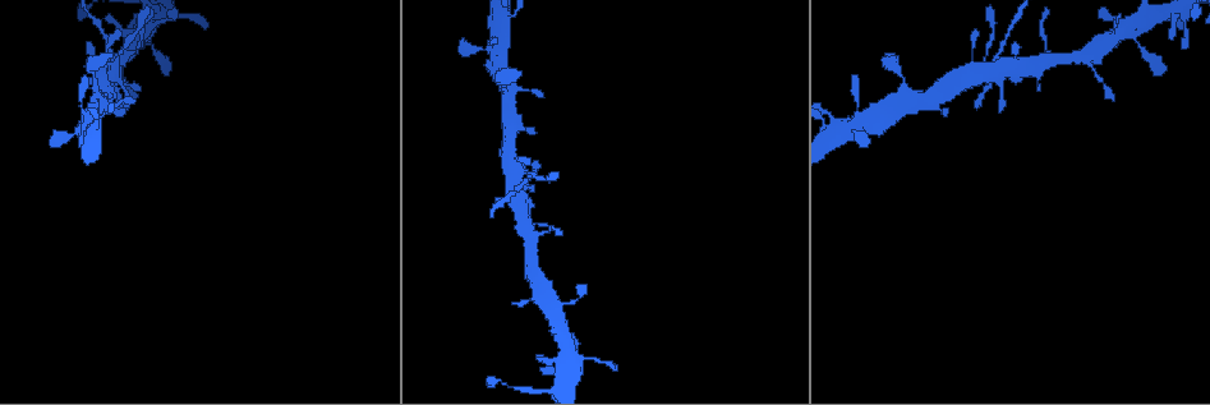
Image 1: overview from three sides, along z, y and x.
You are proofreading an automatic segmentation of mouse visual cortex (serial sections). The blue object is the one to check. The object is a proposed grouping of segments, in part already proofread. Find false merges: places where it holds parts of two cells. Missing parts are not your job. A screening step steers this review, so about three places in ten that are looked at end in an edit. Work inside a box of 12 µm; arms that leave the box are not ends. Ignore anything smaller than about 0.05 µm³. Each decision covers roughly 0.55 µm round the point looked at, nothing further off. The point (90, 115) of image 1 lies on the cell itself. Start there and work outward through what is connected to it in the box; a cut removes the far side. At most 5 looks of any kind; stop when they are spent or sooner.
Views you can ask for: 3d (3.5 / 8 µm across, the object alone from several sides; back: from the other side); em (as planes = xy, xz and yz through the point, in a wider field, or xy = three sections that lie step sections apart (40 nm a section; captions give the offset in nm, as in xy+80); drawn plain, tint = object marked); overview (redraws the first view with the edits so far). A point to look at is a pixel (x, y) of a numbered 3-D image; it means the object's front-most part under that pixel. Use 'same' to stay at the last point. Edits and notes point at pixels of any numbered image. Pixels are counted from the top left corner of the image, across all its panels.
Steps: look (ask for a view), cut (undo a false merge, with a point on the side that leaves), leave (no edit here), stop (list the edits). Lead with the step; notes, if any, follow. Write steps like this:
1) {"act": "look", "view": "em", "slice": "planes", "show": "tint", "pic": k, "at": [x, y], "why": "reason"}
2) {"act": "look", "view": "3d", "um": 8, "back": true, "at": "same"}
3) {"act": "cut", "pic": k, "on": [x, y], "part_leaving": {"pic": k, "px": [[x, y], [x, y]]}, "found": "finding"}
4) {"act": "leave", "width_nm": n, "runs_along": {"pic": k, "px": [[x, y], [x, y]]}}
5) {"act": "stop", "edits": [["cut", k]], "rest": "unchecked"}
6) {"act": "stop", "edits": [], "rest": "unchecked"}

{"act": "look", "view": "em", "slice": "planes", "show": "tint", "pic": 1, "at": [983, 64], "why": "arms run side by side"}

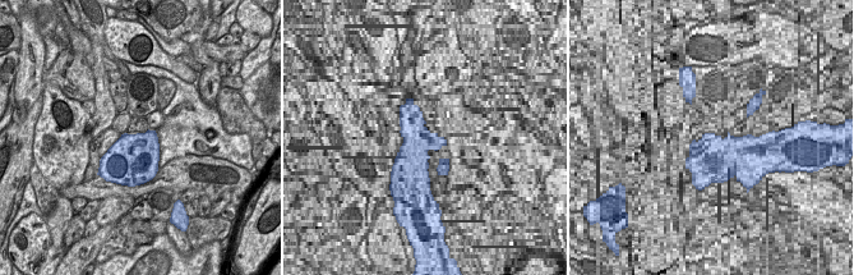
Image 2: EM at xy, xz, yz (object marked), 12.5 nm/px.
{"act": "look", "view": "3d", "um": 3.5, "at": "same", "why": "wider look"}

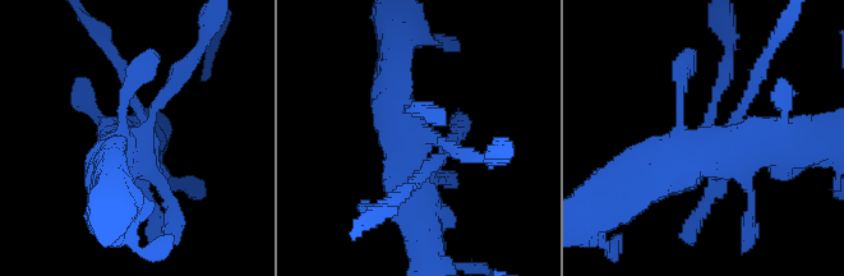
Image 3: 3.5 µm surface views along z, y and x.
{"act": "cut", "pic": 3, "on": [699, 221], "part_leaving": {"pic": 3, "px": [[434, 155], [438, 161], [391, 203]]}, "found": "a second cell is stuck on"}

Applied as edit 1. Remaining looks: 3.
{"act": "look", "view": "overview"}

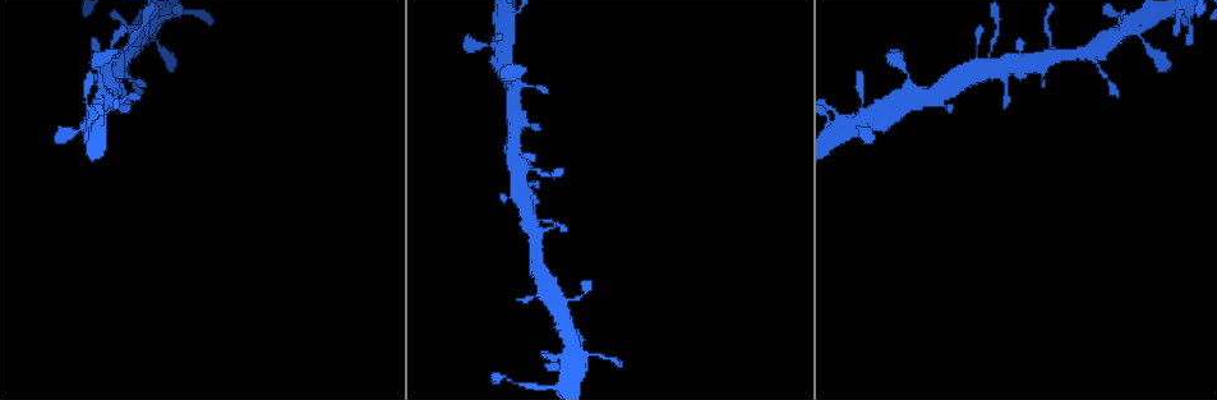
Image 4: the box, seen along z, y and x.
{"act": "look", "view": "3d", "um": 3.5, "pic": 4, "at": [1187, 16]}

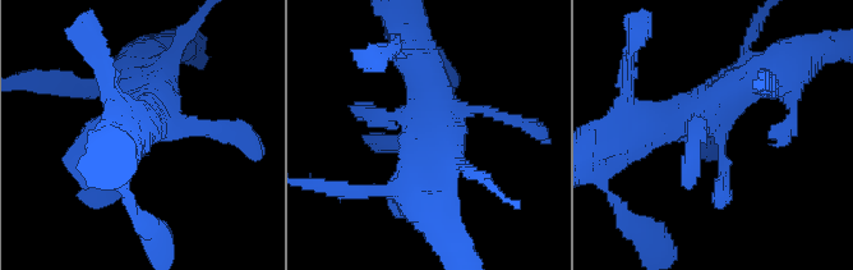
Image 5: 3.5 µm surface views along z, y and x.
{"act": "look", "view": "em", "slice": "xy", "step": 5, "show": "tint", "pic": 5, "at": [721, 131]}

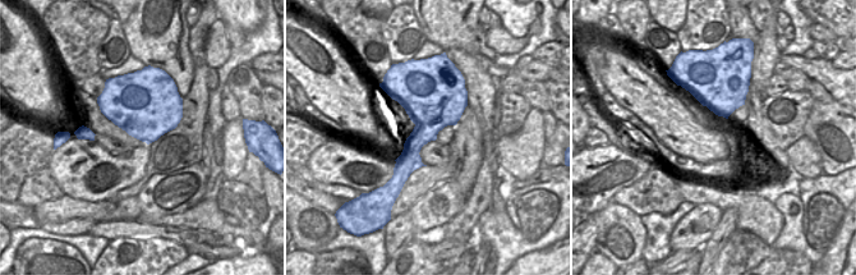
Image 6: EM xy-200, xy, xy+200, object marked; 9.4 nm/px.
{"act": "leave", "runs_along": {"pic": 5, "px": [[650, 123], [702, 111], [719, 132], [722, 195]]}, "found": "all the same cell"}

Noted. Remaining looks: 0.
{"act": "stop", "edits": [["cut", 3]], "rest": "unchecked"}

